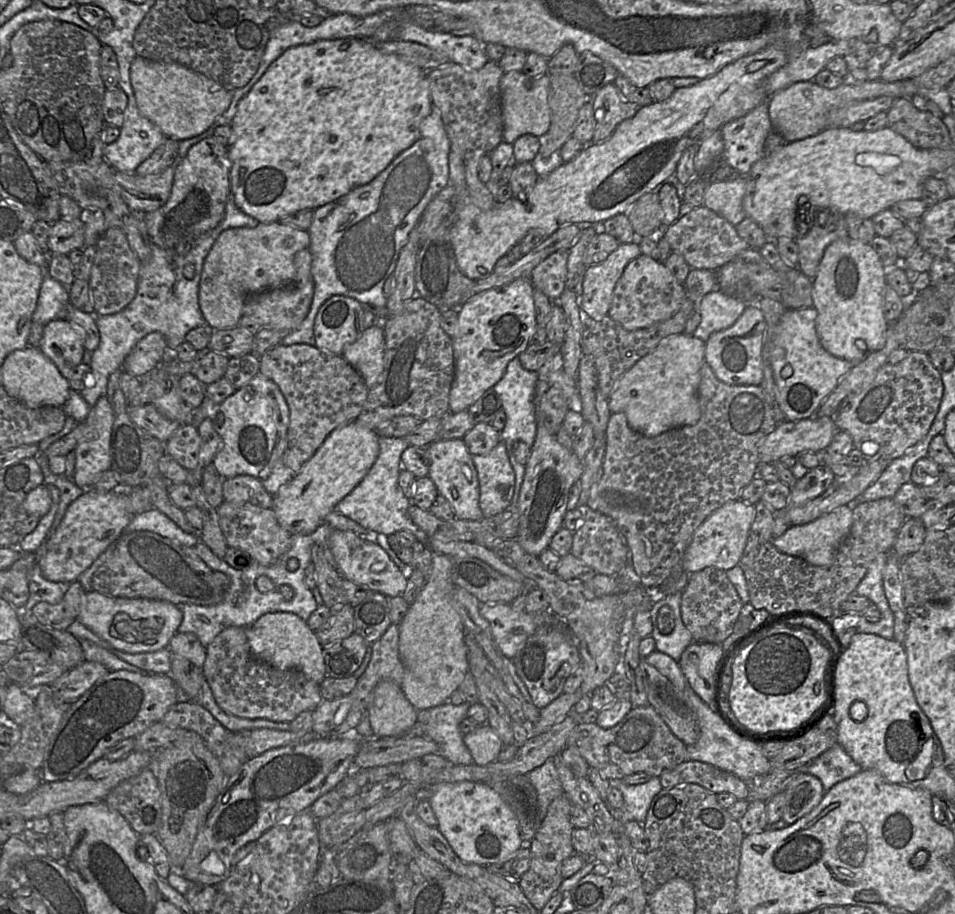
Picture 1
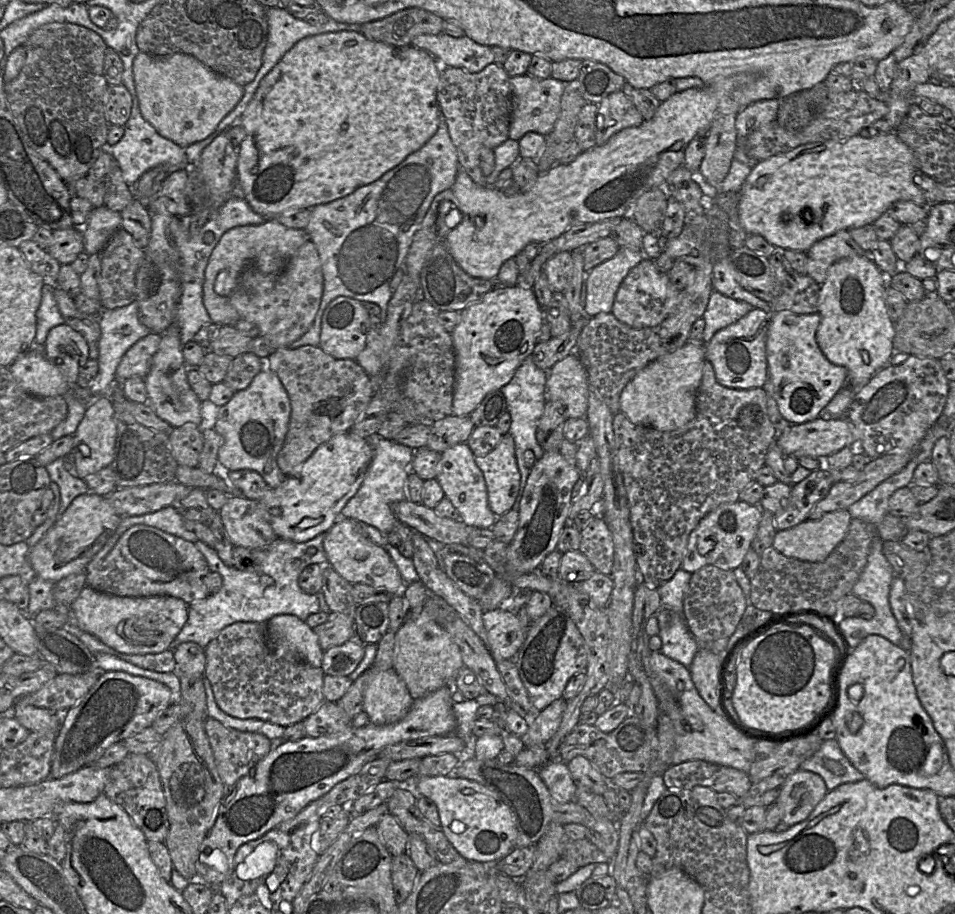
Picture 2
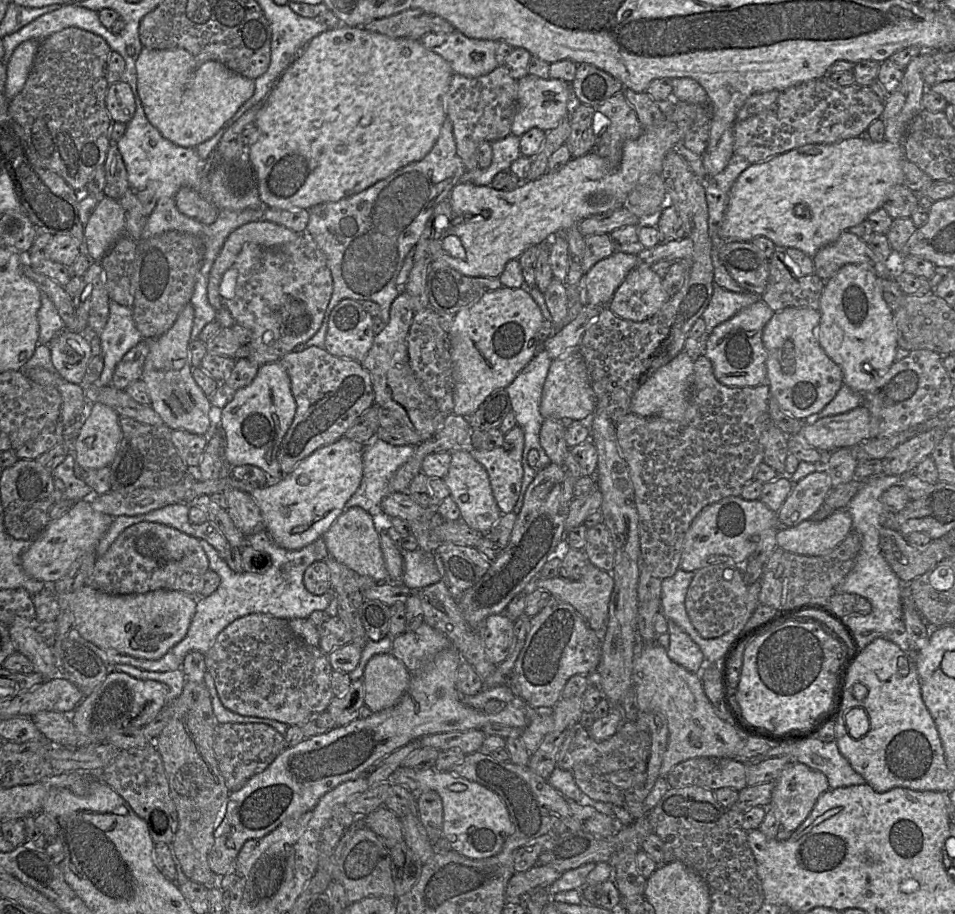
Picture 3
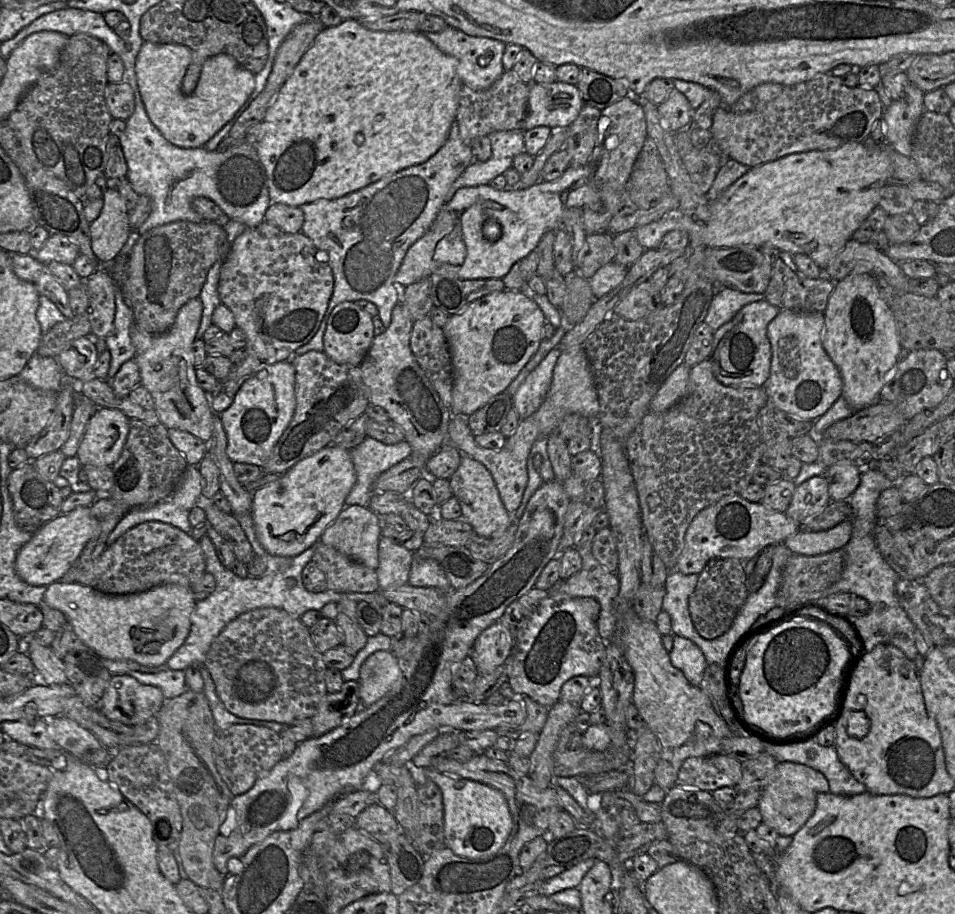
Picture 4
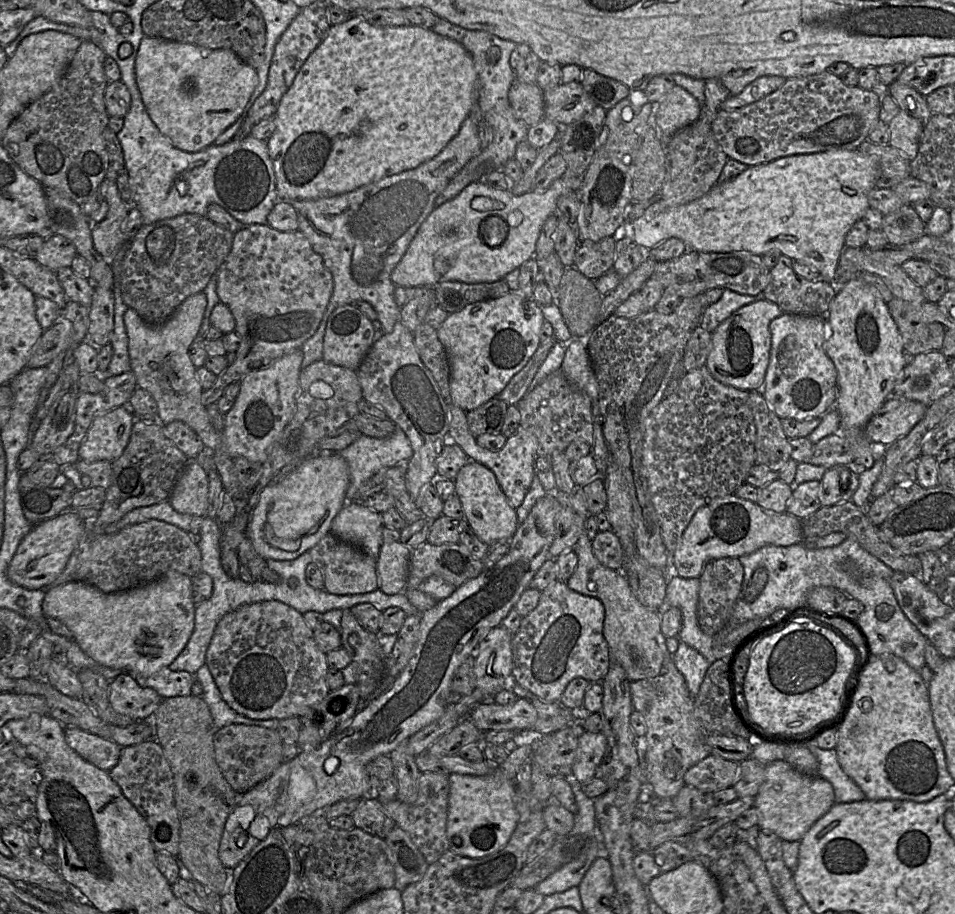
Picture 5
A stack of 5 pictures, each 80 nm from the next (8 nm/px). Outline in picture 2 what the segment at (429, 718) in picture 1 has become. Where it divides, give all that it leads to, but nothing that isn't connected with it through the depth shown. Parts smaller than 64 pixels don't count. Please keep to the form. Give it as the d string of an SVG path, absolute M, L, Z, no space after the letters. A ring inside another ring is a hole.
M484 692L476 699L454 702L453 712L456 718L455 734L464 742L464 749L459 754L462 758L474 758L477 737L472 733L474 721L478 719L477 710L483 705L495 706L503 703L495 695Z

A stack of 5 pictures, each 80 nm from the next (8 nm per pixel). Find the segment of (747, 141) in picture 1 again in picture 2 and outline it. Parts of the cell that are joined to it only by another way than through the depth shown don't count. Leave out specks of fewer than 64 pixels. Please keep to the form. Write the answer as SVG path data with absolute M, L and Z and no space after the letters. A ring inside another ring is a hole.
M780 99L758 100L744 109L736 116L735 127L737 132L737 146L733 159L749 167L754 167L757 162L750 158L744 150L744 139L754 130L763 127L777 119Z

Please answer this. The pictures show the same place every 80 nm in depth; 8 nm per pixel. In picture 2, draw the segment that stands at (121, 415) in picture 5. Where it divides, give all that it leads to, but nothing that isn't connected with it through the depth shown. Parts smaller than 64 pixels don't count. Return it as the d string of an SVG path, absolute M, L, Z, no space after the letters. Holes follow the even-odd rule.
M96 396L87 405L84 417L73 435L75 442L71 452L75 457L78 478L84 480L88 475L93 475L103 468L110 466L114 457L117 427L114 408L108 396Z

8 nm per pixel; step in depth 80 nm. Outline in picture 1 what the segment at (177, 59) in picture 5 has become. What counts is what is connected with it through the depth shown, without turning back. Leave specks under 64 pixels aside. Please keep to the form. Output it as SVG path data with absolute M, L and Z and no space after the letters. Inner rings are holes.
M138 55L130 68L138 109L167 137L182 141L205 132L230 106L233 91L176 62L156 62Z

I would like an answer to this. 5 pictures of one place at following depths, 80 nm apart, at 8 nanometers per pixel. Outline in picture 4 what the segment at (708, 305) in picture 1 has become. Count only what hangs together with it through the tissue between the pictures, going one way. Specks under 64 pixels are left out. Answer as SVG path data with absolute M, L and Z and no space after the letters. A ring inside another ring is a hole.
M724 287L713 296L704 323L716 331L729 322L745 305L761 300L764 300L764 293L743 293L730 287Z

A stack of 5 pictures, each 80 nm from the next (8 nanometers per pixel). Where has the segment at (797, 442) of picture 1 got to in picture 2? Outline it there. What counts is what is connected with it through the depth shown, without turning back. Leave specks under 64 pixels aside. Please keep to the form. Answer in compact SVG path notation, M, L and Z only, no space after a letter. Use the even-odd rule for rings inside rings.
M818 417L801 424L792 424L780 432L775 444L785 456L829 456L855 442L853 425L845 418Z

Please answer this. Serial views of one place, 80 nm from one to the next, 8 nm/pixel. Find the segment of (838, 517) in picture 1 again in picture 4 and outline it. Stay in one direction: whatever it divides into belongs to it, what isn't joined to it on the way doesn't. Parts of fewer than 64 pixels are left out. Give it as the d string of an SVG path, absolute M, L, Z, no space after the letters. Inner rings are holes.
M847 520L820 532L798 530L782 544L794 555L818 556L843 549L850 539L851 531L851 522Z

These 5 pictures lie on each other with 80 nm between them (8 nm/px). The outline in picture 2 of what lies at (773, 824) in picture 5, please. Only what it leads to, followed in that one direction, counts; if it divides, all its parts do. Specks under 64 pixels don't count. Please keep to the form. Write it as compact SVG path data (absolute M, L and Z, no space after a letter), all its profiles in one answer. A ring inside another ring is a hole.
M798 769L788 775L775 801L781 808L782 822L791 827L804 821L827 792L823 778L816 773Z

